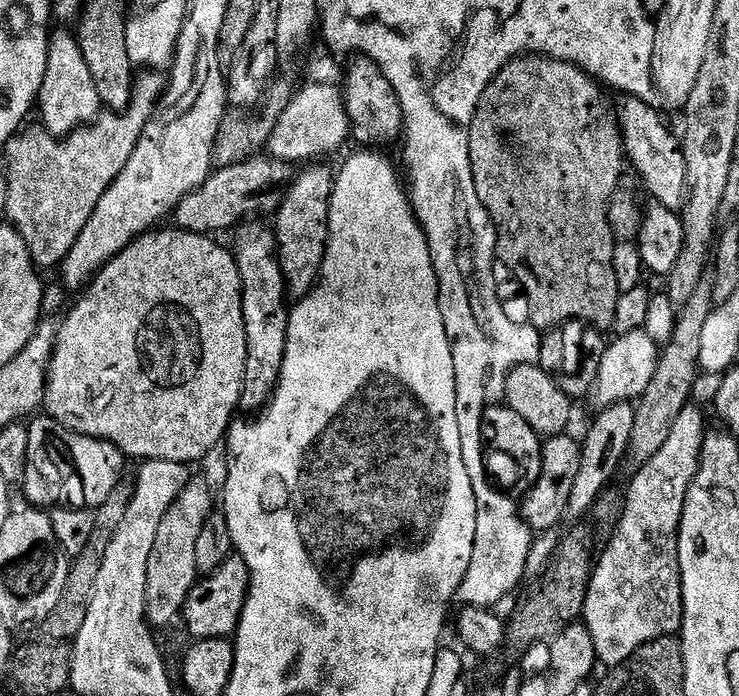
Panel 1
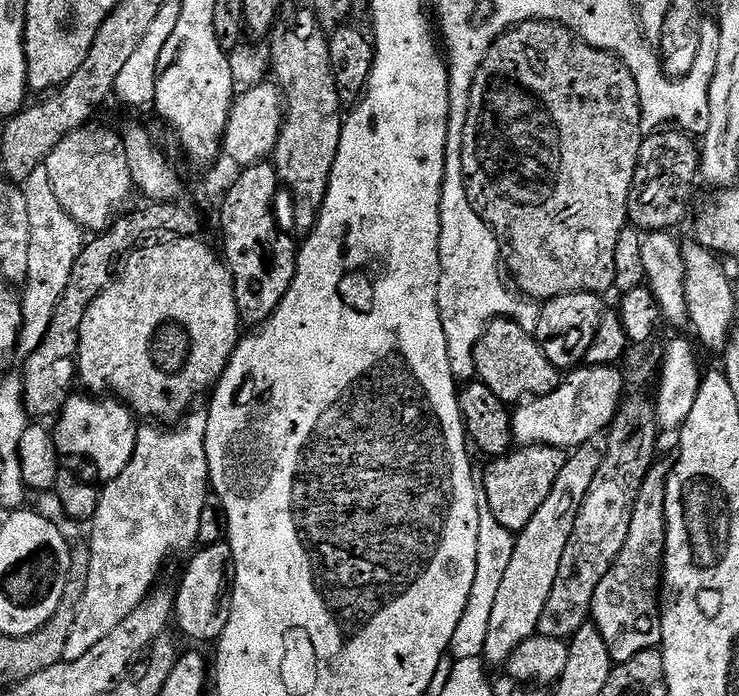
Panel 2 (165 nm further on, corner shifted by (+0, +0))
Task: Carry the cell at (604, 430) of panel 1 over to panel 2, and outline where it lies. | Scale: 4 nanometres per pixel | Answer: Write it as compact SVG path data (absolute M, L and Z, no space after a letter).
M595 443L581 444L569 455L566 466L562 466L562 474L558 474L558 482L554 482L554 490L550 490L546 502L538 506L538 514L534 514L517 535L514 555L494 601L489 633L483 646L483 659L489 665L507 663L510 654L522 642L539 633L542 610L546 610L546 598L550 598L550 590L554 590L554 578L558 578L558 566L562 566L566 542L570 542L574 522L578 522L578 510L582 510L586 490L590 490L598 466L602 466L604 454L596 447Z

